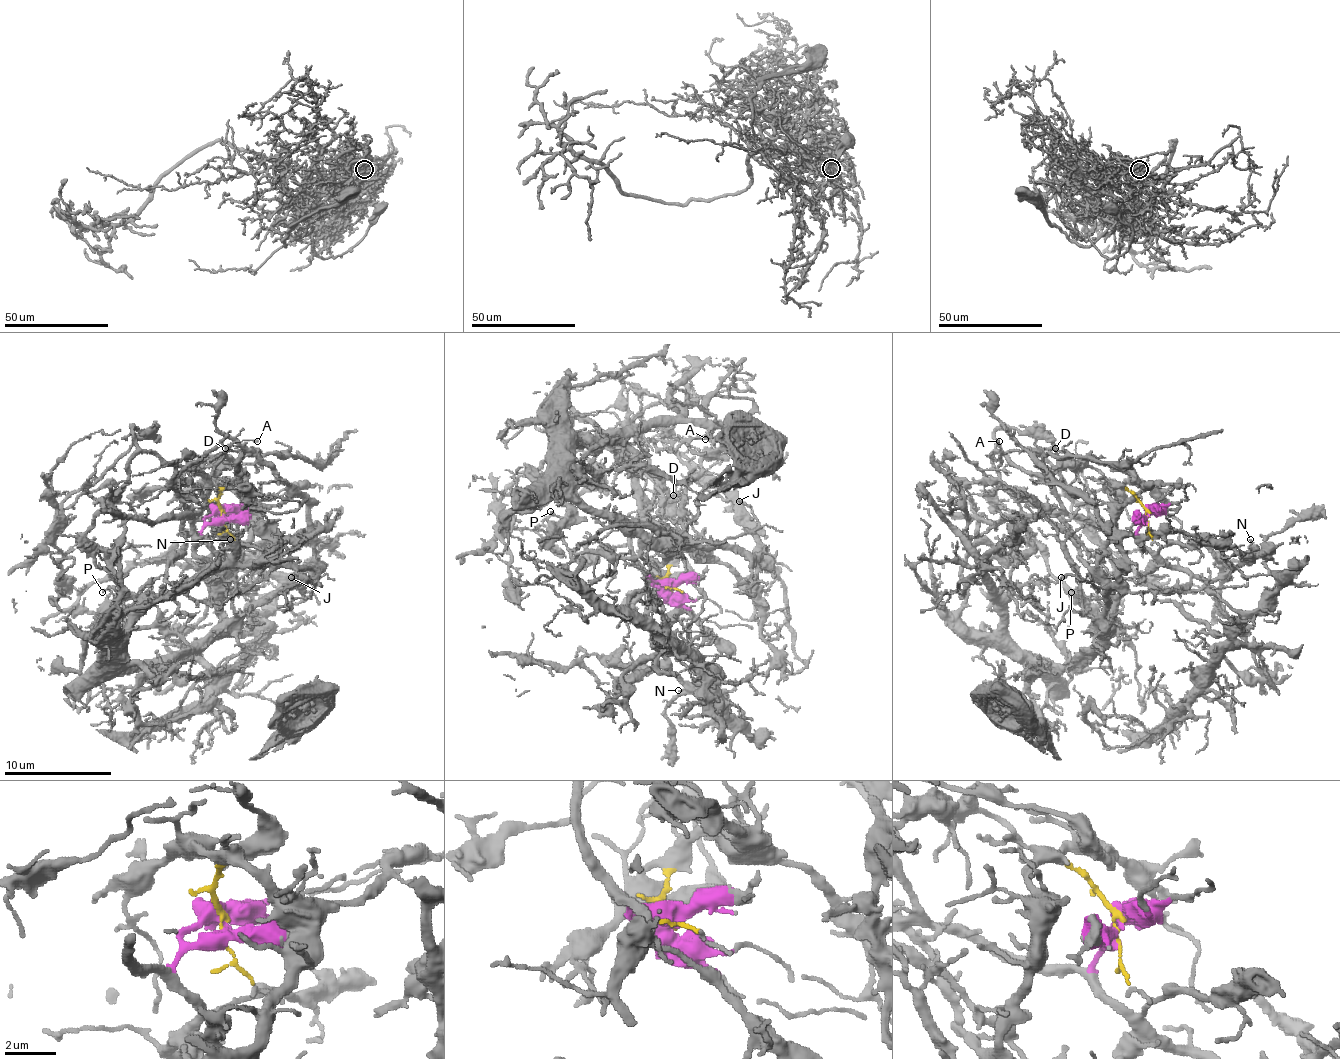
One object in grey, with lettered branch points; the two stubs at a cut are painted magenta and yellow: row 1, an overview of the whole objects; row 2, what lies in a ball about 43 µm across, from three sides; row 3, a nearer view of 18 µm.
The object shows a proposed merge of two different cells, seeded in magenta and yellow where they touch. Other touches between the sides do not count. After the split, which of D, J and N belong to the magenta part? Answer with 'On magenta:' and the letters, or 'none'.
On magenta: D, N

